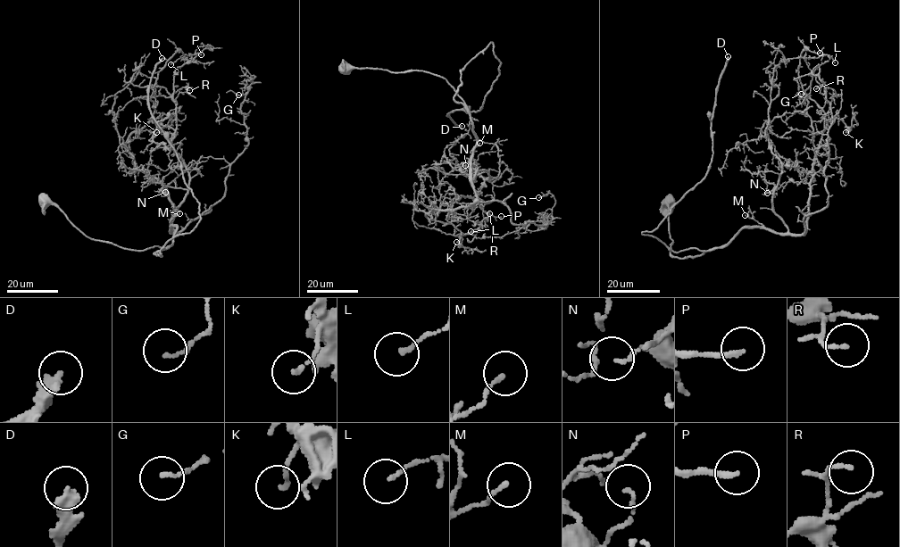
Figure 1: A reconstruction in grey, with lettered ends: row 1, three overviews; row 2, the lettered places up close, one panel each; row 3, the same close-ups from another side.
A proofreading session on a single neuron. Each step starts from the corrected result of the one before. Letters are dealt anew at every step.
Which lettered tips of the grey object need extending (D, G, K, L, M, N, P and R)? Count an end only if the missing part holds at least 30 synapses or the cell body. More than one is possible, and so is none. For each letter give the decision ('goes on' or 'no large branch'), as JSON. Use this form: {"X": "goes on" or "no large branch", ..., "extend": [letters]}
{"D": "goes on", "G": "no large branch", "K": "no large branch", "L": "no large branch", "M": "no large branch", "N": "no large branch", "P": "no large branch", "R": "no large branch", "extend": ["D"]}

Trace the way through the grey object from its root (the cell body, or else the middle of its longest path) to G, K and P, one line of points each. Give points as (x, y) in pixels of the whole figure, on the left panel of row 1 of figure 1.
G: (45, 200), (91, 238), (166, 248), (172, 226), (224, 194), (254, 76), (238, 95)
K: (45, 200), (91, 238), (170, 245), (168, 190), (126, 148), (161, 118), (156, 132)
P: (45, 200), (91, 238), (170, 245), (173, 203), (126, 141), (151, 118), (166, 62), (178, 51), (201, 54)

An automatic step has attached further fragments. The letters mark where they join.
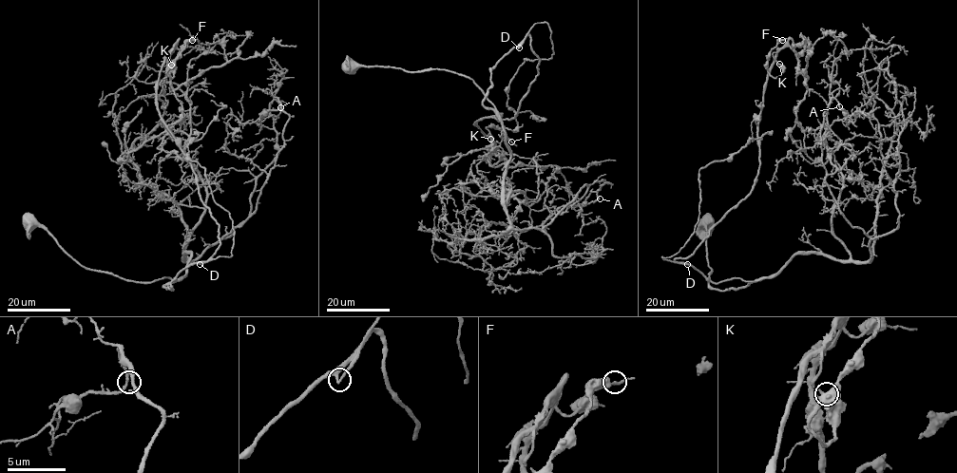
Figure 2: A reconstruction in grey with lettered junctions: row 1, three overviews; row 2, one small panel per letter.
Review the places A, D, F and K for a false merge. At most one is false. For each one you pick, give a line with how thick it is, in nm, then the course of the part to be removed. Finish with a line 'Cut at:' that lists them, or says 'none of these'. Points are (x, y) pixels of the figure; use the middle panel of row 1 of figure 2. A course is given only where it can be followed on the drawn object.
Cut at: none of these

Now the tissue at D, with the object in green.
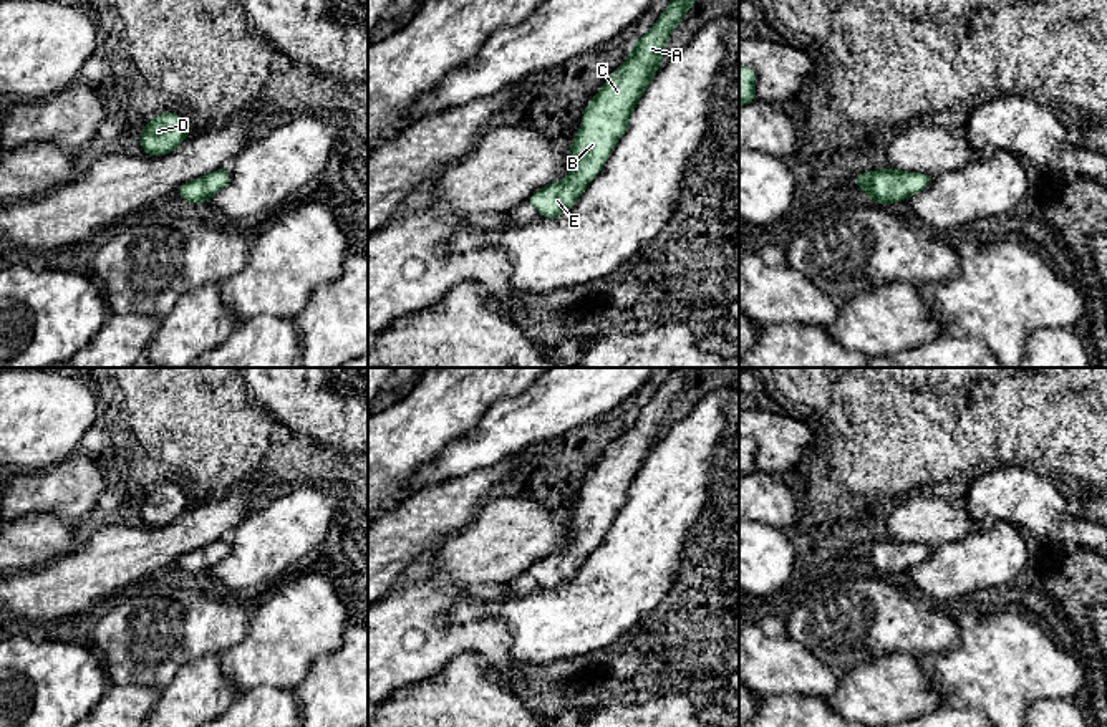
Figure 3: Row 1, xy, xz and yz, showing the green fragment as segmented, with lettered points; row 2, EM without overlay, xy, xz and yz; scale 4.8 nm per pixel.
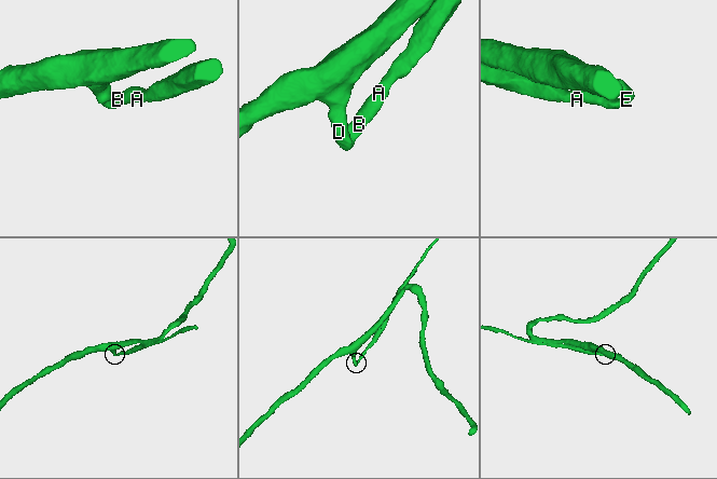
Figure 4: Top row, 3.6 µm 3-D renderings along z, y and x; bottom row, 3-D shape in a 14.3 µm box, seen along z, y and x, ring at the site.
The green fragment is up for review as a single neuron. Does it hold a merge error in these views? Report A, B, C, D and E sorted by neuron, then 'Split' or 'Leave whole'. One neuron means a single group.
Groups: A B C D E. Leave whole

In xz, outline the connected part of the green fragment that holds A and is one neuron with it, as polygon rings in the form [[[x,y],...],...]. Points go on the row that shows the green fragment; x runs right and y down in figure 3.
[[[671,0],[653,28],[640,36],[626,60],[605,81],[582,114],[582,126],[568,144],[570,167],[565,181],[535,190],[527,202],[545,219],[557,219],[573,207],[580,194],[598,176],[643,91],[663,65],[663,48],[698,0]]]

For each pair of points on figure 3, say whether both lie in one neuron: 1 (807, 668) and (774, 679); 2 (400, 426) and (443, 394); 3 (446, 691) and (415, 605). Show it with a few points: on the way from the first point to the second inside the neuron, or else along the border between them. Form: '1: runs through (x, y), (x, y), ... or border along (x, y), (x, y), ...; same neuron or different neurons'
1: runs through (799, 669), (783, 671); same neuron
2: runs through (410, 426), (433, 404); same neuron
3: border along (476, 656), (473, 653), (461, 653), (421, 681); different neurons

